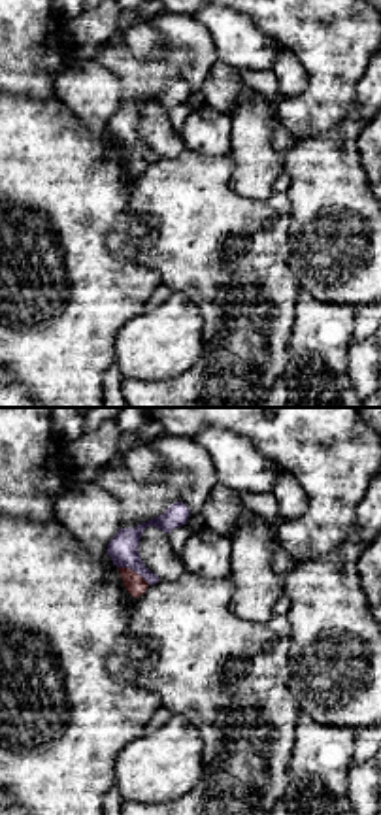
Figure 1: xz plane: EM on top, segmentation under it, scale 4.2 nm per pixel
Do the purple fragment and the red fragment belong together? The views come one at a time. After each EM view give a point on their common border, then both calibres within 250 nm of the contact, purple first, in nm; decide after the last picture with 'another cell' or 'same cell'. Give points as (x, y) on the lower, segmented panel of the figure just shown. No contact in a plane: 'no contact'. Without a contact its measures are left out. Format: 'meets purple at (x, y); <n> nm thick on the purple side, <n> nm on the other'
meets purple at (134, 570); 130 nm thick on the purple side, 90 nm on the other

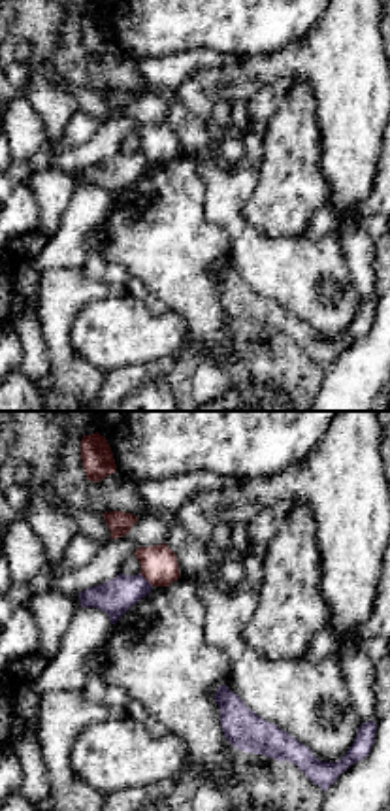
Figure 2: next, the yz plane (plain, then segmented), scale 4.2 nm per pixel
meets purple at (146, 579); 150 nm thick on the purple side, 160 nm on the other

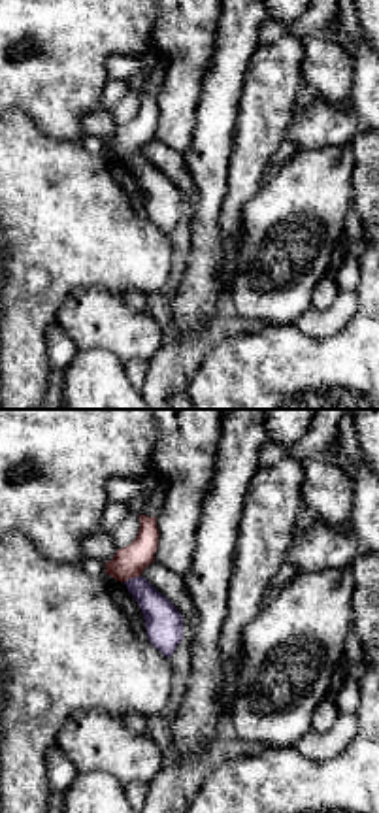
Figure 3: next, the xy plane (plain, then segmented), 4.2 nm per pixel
meets purple at (132, 578); 160 nm thick on the purple side, 140 nm on the other

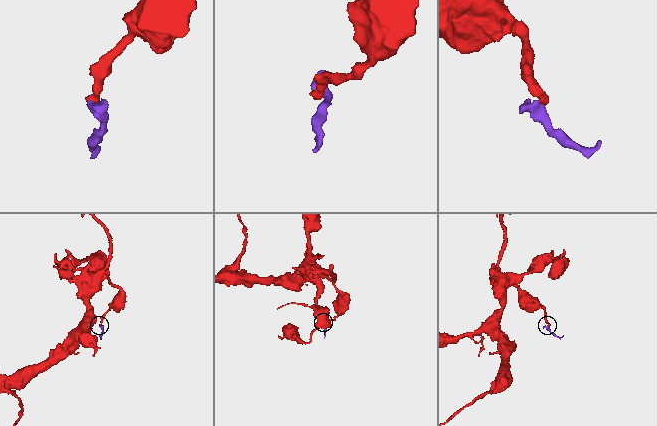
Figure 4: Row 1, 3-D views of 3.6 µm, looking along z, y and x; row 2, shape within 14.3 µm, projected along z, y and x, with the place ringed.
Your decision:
another cell

